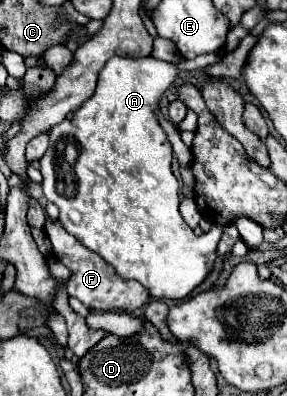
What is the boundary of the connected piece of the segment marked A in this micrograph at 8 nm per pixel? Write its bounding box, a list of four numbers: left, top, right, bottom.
[39,57,223,301]

